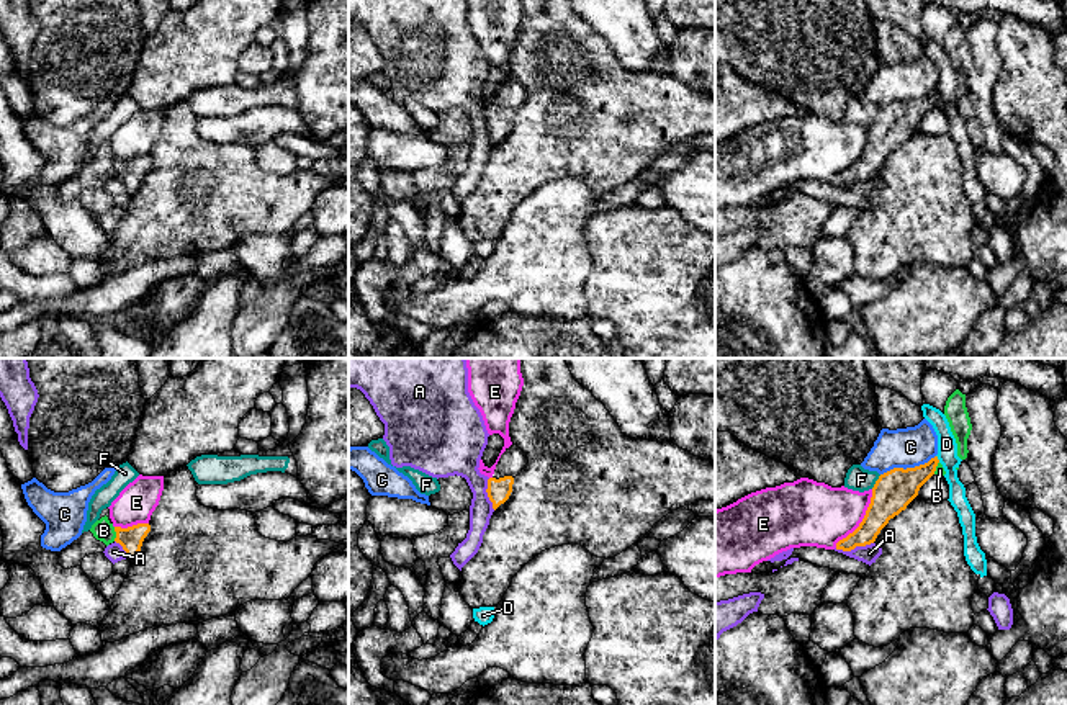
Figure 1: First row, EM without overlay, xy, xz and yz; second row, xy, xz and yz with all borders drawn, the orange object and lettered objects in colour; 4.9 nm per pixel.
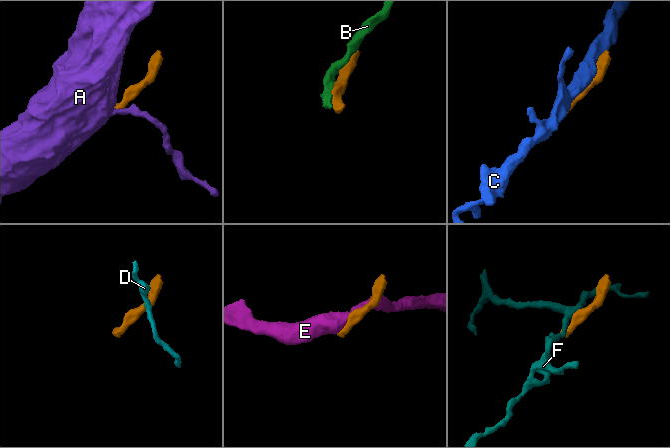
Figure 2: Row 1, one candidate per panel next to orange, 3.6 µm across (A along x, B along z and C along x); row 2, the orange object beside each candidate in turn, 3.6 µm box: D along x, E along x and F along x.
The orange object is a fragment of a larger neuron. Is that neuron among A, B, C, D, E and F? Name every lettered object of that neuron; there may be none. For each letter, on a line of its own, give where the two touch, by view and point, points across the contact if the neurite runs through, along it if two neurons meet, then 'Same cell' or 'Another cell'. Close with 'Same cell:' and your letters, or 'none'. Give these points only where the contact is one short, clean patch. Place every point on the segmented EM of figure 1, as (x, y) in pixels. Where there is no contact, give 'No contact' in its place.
A: Touches orange at yz (853, 548). Boundary: yz (873, 542), (850, 550), (835, 548). Another cell
B: Touches orange at xy (117, 534). Another cell
C: Touches orange at yz (907, 468). Another cell
D: Touches orange at yz (936, 458). Boundary: yz (936, 455), (940, 462). Another cell
E: Touches orange at yz (863, 520). Another cell
F: Touches orange at yz (876, 481). Boundary: yz (881, 475), (871, 488). Another cell
Same cell: none

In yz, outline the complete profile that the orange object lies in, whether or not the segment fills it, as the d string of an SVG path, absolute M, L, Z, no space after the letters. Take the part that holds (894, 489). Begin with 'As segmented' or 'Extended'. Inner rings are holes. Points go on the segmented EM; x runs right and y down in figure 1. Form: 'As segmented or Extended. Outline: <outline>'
As segmented. Outline: M939 460L915 468L894 468L879 476L871 504L859 527L836 543L836 550L851 551L876 541L890 519L898 515L918 496L920 487L934 474Z

